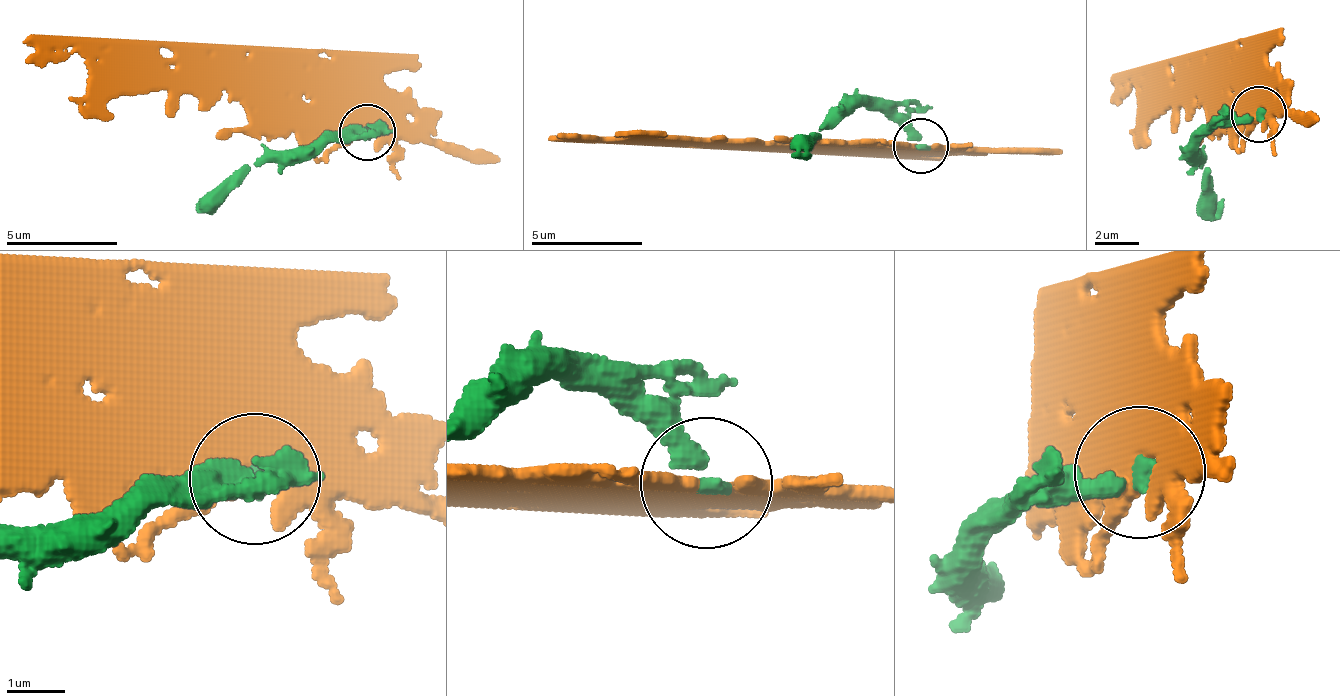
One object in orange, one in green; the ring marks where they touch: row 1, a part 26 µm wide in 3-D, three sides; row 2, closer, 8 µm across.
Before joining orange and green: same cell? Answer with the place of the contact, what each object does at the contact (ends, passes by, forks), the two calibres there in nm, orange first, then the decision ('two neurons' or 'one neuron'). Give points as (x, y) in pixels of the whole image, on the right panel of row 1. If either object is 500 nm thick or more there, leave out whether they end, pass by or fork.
(1259, 114) | 600/360 nm | two neurons

